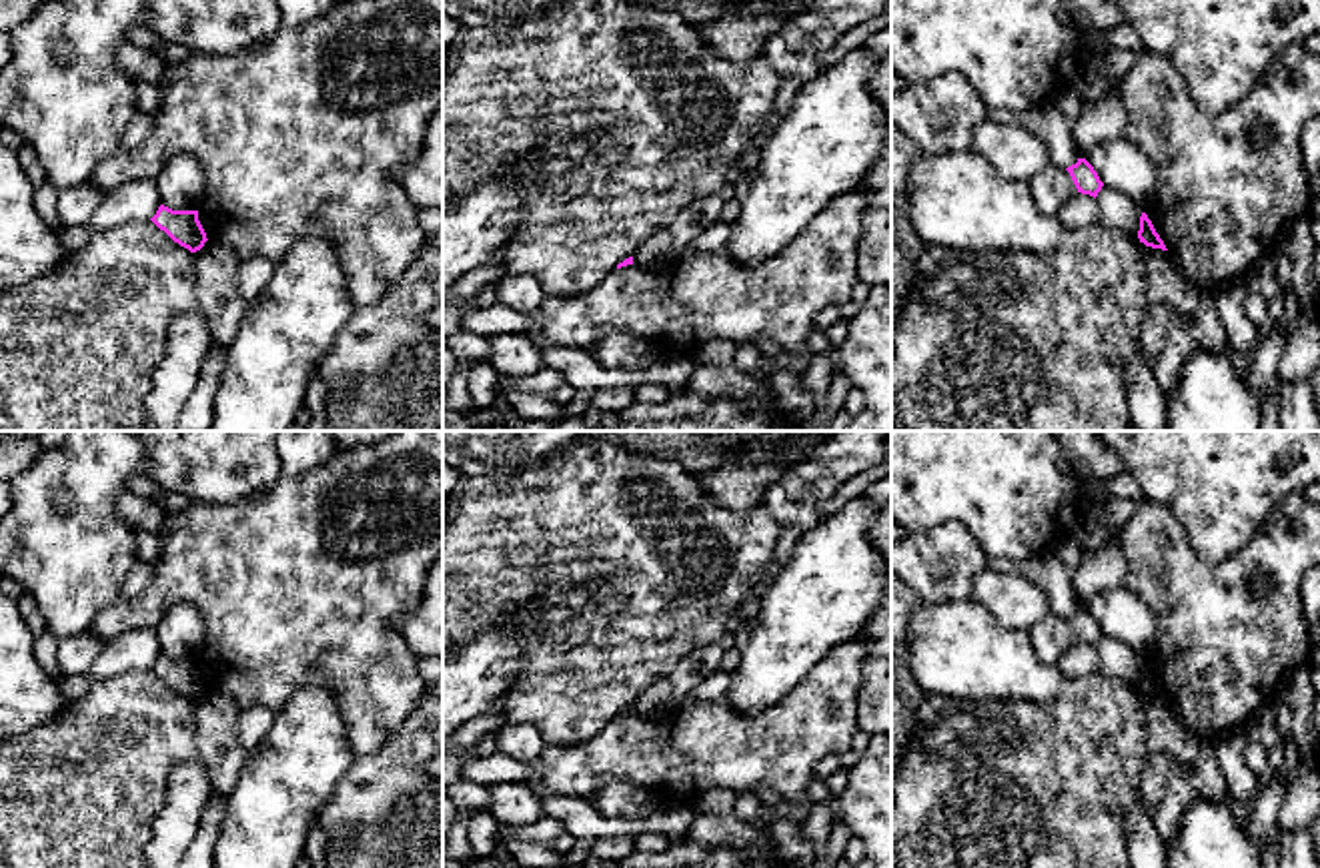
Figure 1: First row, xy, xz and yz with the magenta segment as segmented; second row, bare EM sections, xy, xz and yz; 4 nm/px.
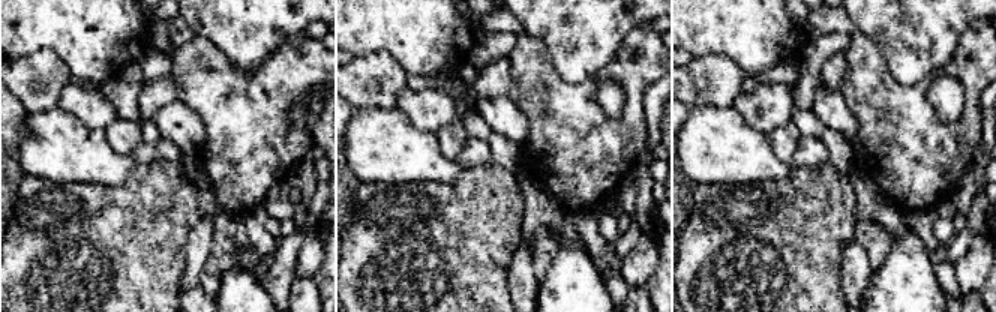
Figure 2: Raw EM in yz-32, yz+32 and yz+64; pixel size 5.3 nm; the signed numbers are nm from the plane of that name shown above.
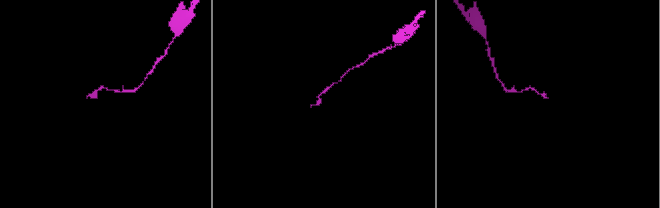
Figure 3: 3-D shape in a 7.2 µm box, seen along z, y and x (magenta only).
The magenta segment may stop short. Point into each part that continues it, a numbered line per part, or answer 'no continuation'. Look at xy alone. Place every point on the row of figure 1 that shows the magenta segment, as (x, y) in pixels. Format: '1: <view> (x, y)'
no continuation

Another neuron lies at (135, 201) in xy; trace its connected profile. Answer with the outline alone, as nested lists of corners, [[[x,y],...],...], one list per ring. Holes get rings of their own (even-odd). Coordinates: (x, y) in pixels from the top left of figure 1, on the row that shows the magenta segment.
[[[132,180],[104,196],[86,227],[102,233],[132,221],[150,221],[162,204],[154,180]]]

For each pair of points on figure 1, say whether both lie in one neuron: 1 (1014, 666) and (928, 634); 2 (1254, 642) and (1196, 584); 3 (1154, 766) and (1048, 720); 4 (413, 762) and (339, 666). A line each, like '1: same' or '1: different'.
1: same
2: same
3: different
4: different

